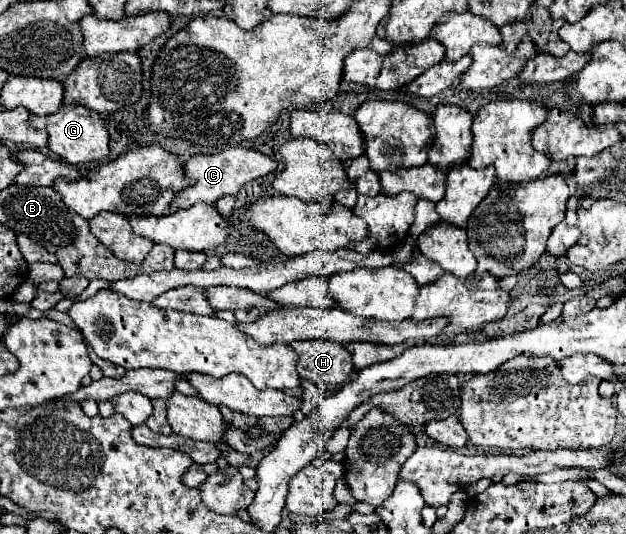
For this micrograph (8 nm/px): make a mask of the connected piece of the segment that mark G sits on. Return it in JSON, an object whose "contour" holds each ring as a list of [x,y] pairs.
{"contour":[[[61,104],[61,108],[49,116],[33,116],[31,114],[29,124],[33,124],[33,128],[47,130],[49,150],[59,154],[69,164],[97,162],[109,154],[109,134],[105,130],[103,118],[97,112],[93,112],[81,104]]]}

